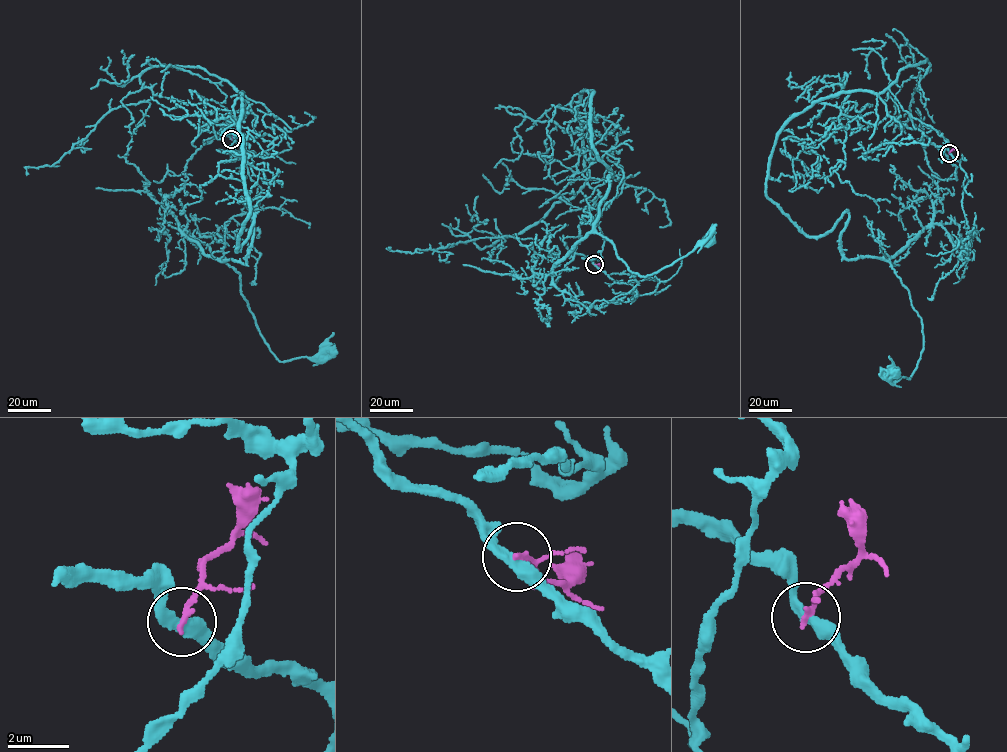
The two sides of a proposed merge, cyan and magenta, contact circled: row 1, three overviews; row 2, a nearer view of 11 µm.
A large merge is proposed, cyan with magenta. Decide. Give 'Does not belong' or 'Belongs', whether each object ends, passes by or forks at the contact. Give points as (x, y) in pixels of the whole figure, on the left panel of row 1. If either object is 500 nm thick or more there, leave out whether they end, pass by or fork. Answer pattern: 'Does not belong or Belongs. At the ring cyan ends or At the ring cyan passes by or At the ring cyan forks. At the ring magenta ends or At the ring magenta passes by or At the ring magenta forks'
Does not belong. At the ring cyan passes by. At the ring magenta ends

